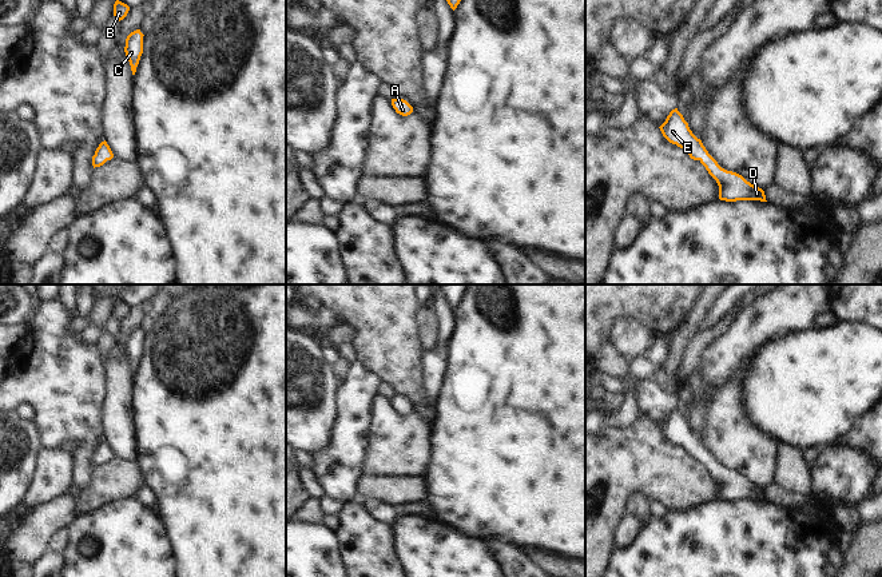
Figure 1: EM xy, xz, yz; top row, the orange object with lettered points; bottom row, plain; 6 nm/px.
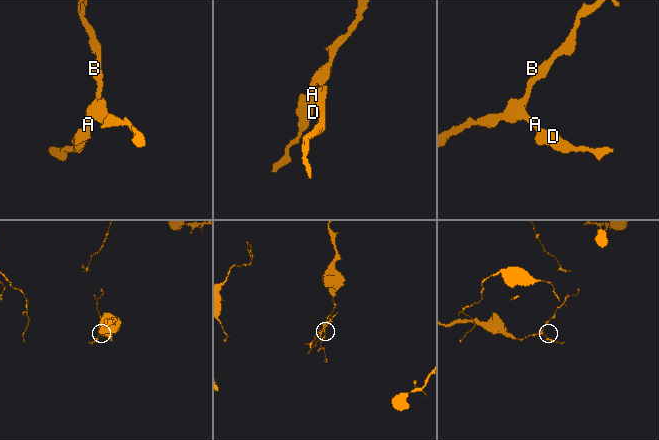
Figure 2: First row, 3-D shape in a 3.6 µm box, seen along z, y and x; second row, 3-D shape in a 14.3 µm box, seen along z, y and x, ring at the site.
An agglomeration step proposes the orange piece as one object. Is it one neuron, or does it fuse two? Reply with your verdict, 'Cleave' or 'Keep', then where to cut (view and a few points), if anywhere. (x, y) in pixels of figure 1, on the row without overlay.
Keep. No split.

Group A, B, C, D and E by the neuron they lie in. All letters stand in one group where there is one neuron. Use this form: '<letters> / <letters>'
A B C D E

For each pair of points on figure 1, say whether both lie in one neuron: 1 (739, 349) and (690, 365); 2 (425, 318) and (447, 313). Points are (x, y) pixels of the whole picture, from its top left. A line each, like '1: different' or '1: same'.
1: different
2: different

